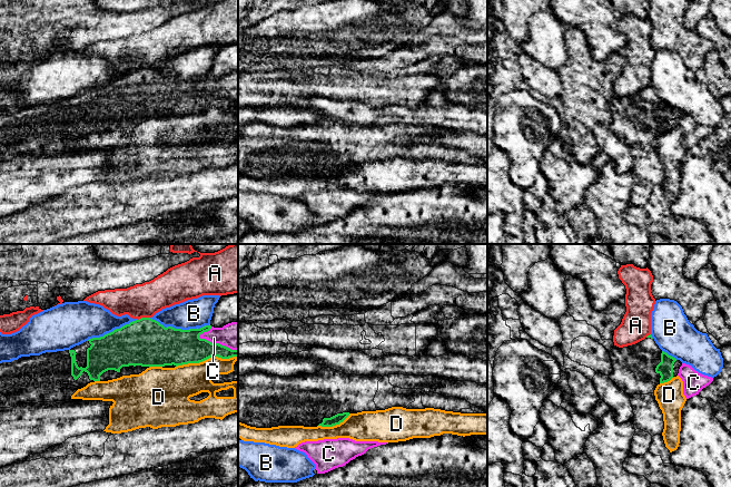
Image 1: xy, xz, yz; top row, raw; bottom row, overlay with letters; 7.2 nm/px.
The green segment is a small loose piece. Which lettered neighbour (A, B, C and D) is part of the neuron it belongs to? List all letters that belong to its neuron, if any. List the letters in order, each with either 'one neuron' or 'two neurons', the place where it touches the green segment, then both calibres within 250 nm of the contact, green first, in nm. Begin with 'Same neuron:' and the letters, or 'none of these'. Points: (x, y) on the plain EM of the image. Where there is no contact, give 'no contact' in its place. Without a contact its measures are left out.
Same neuron: none of these
A: two neurons | xy (144, 68) | 340/240 nm
B: two neurons | xy (179, 79) | 340/220 nm
C: two neurons | xy (218, 94) | 240/200 nm
D: two neurons | xy (206, 109) | 260/240 nm

